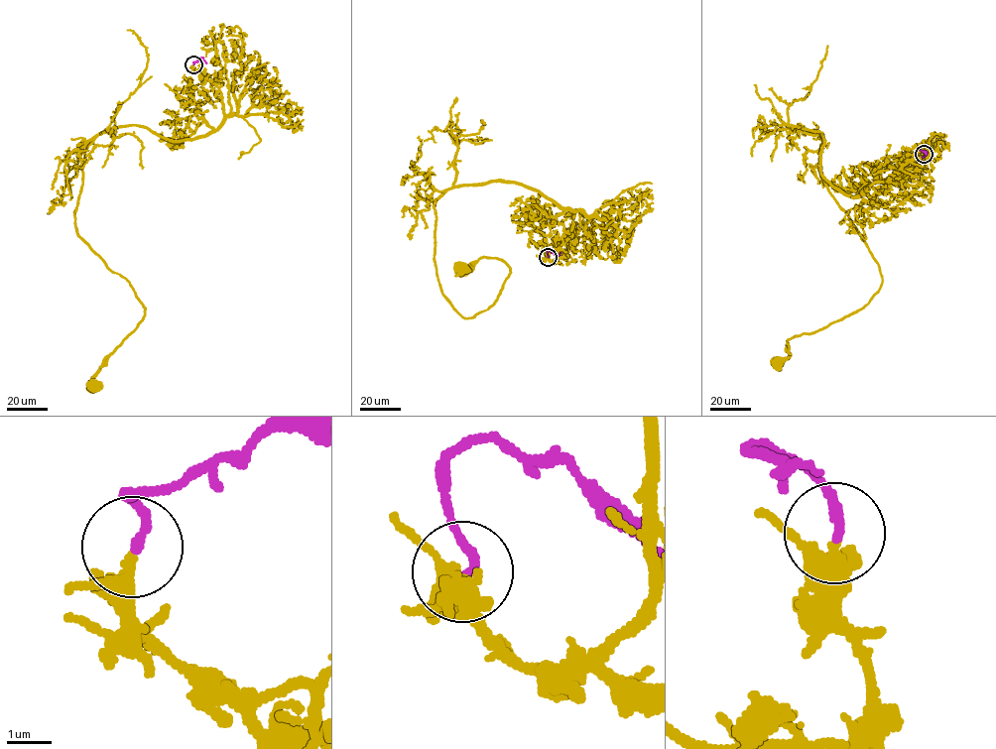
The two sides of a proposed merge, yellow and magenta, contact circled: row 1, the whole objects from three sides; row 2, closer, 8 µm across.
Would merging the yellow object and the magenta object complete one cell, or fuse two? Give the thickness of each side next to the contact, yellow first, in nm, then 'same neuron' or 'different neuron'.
calibres 300 and 190 nm; same neuron

